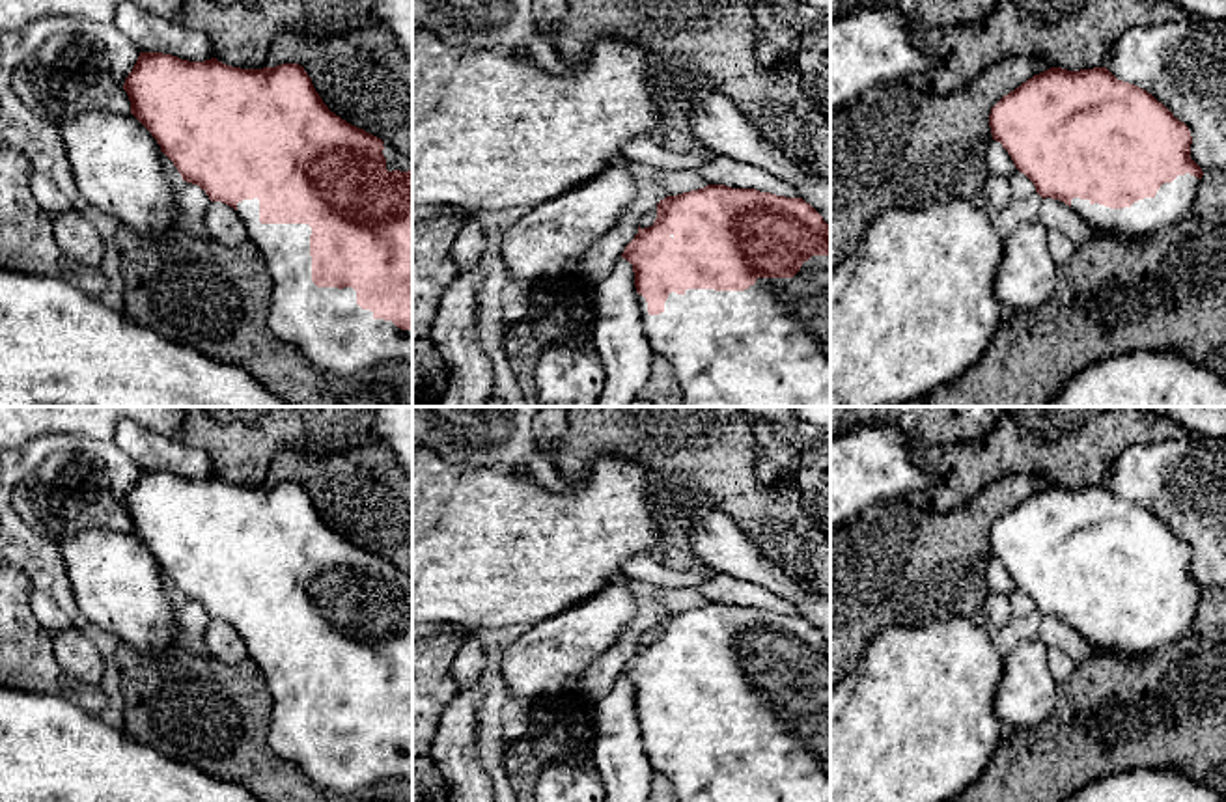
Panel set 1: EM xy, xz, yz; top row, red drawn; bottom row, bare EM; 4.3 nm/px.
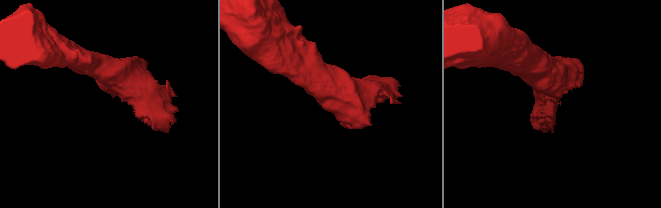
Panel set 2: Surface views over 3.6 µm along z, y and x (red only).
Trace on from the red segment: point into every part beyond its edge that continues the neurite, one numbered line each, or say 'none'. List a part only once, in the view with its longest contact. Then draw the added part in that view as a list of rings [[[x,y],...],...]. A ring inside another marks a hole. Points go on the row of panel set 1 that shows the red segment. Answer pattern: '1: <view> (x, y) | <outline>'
1: xy (338, 338) | [[[258,198],[239,201],[237,214],[272,278],[271,332],[299,349],[310,367],[327,377],[347,377],[394,360],[412,364],[412,330],[401,330],[392,321],[375,319],[373,311],[362,310],[353,287],[317,287],[312,282],[312,228],[308,224],[261,224]]]

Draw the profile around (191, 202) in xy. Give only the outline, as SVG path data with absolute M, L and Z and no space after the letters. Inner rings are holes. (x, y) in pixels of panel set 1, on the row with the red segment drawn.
M181 181L175 185L175 209L179 228L196 239L211 239L205 214L211 200L198 185Z

